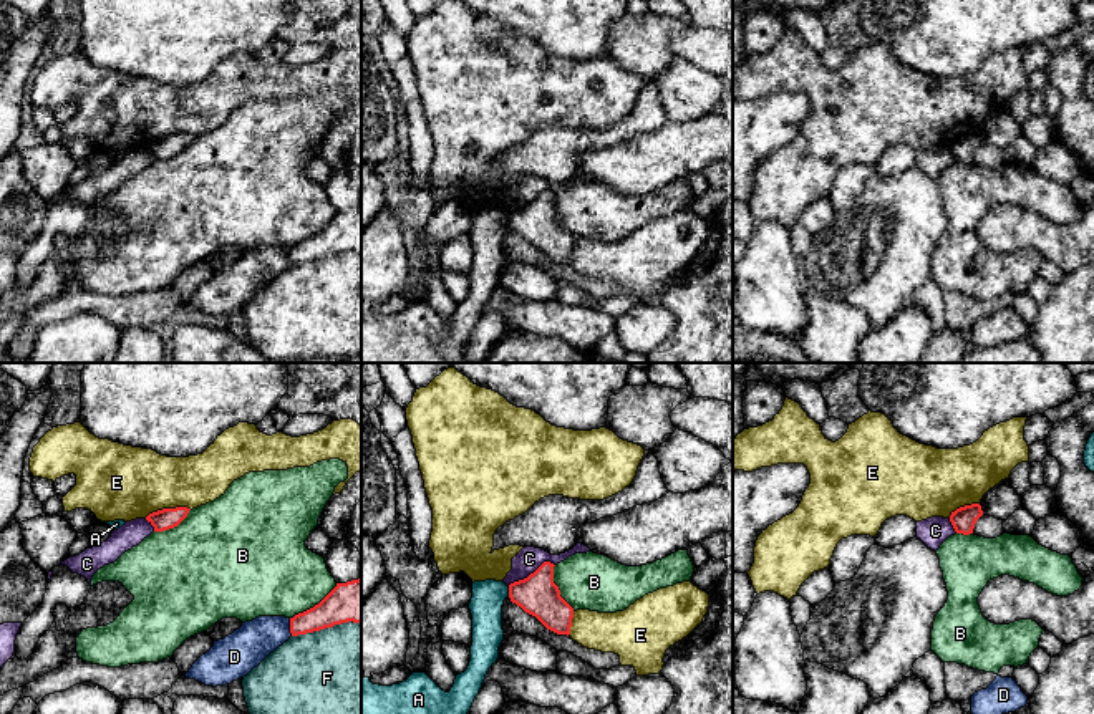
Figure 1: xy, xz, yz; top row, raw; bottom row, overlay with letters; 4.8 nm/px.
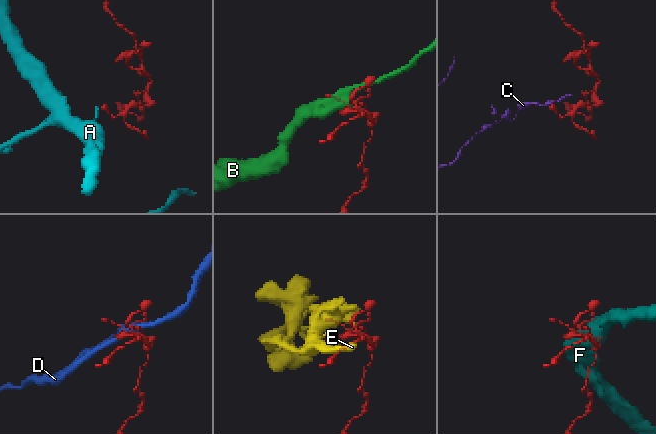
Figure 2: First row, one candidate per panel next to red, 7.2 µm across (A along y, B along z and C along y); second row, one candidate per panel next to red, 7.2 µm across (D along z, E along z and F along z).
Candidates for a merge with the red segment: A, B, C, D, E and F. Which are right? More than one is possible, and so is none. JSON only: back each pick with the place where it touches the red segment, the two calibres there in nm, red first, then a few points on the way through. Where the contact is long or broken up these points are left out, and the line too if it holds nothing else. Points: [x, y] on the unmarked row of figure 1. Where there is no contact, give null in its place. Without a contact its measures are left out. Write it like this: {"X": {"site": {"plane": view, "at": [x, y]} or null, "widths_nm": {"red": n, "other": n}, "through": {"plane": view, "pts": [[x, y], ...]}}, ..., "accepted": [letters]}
{"accepted": []}

